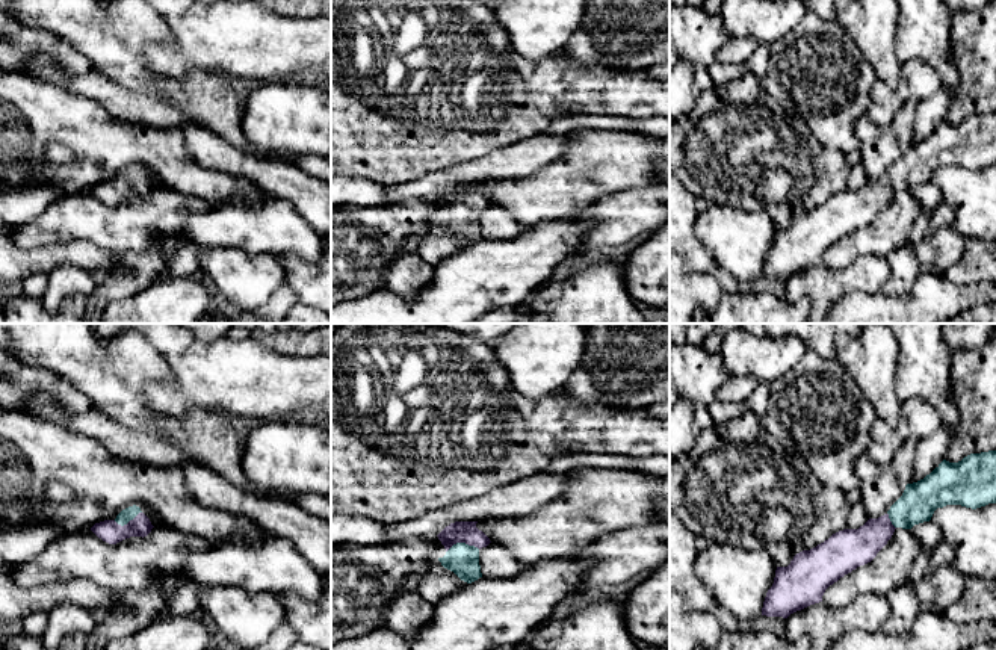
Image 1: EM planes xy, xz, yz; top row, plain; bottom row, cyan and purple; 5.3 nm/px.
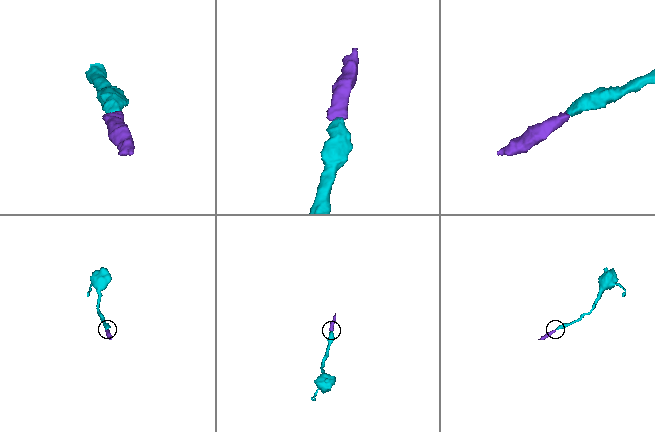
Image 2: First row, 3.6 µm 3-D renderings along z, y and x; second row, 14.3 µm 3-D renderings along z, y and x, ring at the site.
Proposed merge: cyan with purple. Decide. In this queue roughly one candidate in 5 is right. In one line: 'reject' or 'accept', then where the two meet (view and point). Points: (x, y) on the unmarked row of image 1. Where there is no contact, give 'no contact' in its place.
accept; meets cyan in xz at (461, 204)

